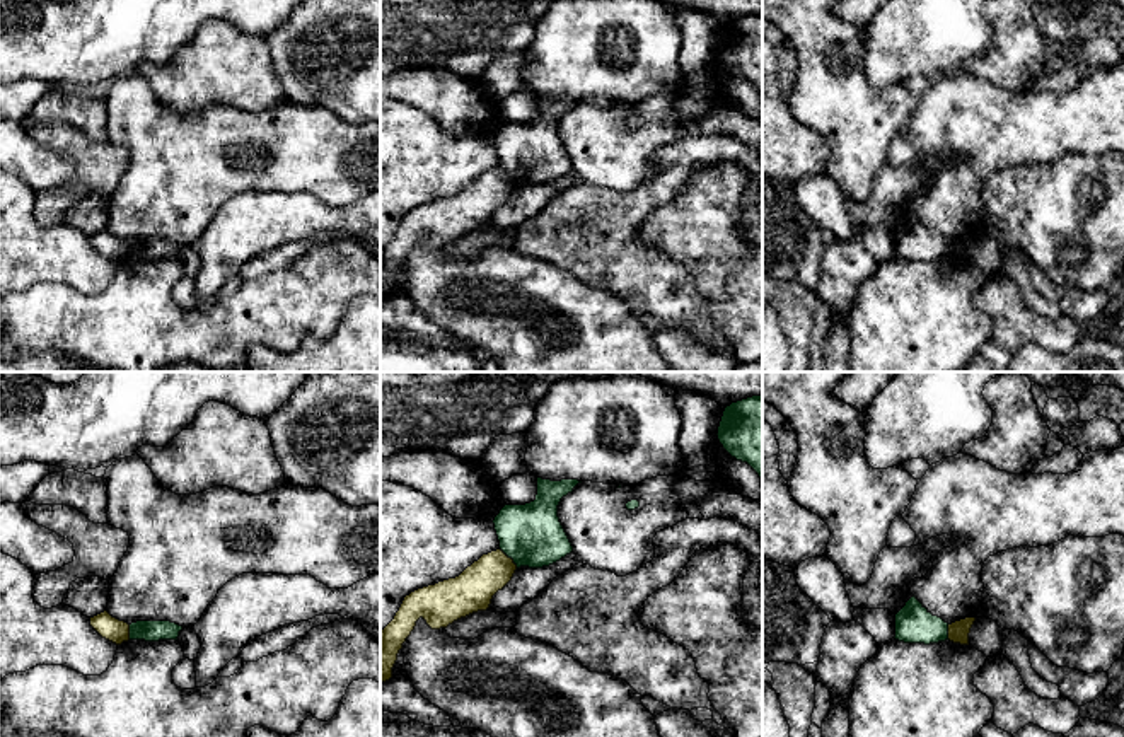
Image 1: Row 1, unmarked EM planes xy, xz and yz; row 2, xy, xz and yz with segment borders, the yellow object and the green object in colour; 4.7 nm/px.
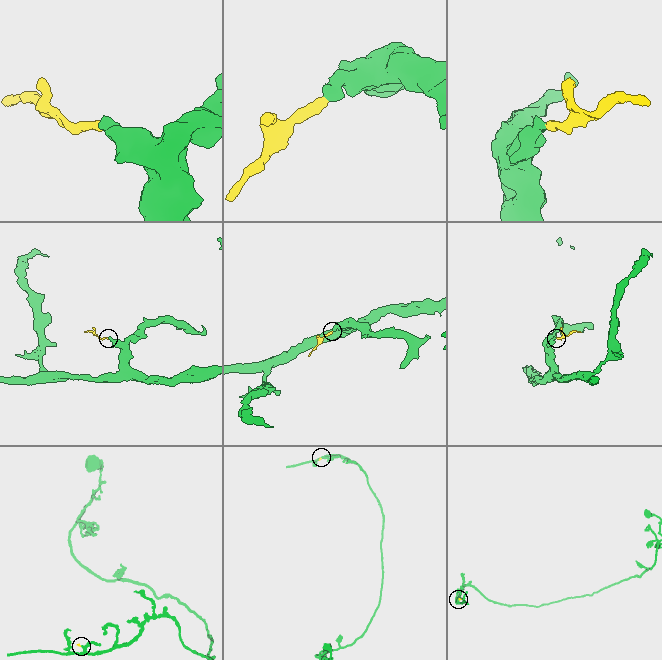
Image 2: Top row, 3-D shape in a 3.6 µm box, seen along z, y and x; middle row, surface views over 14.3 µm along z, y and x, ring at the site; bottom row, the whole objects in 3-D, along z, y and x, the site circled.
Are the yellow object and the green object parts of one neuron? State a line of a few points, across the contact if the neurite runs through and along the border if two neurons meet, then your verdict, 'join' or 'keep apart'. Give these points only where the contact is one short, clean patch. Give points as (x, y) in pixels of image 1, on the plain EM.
xz (500, 166), (517, 185) | keep apart

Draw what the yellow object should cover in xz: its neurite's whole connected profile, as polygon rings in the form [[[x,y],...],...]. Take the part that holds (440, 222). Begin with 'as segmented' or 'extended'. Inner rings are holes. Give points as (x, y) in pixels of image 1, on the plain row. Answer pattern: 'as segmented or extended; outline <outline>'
as segmented; outline [[[496,167],[483,172],[459,194],[406,213],[394,237],[380,249],[380,302],[392,295],[397,271],[420,235],[432,247],[440,247],[472,230],[486,229],[493,213],[512,198],[515,188],[513,177]]]

